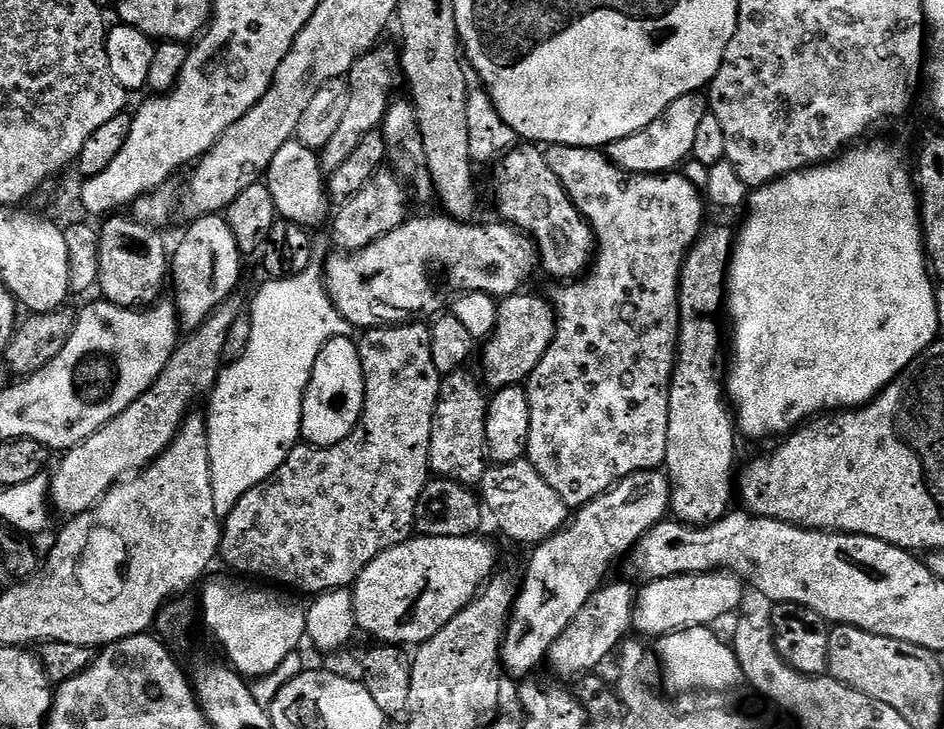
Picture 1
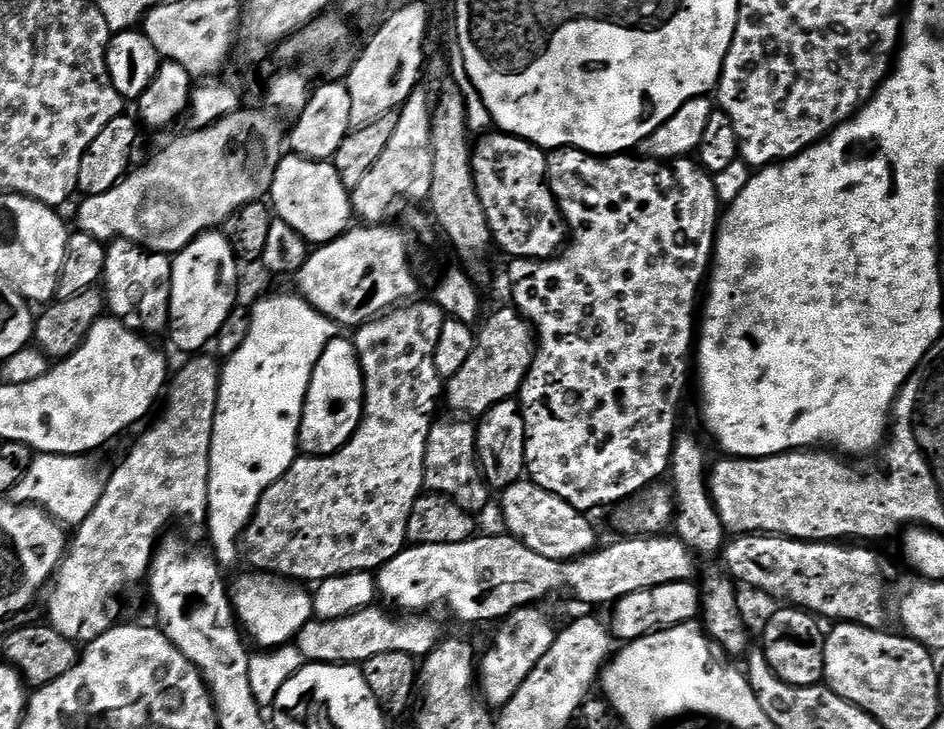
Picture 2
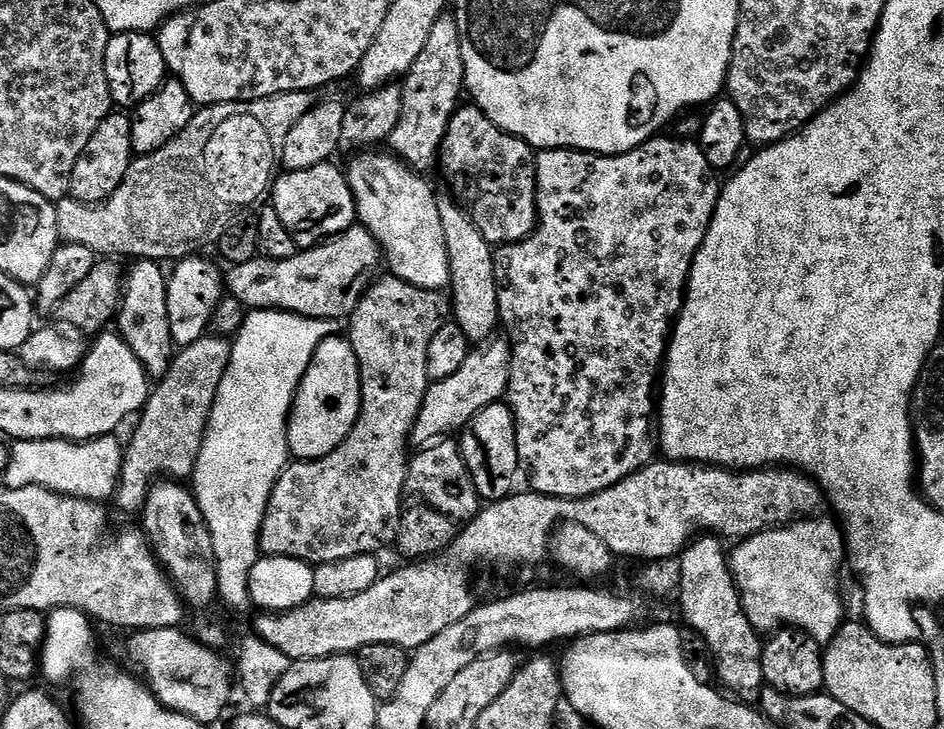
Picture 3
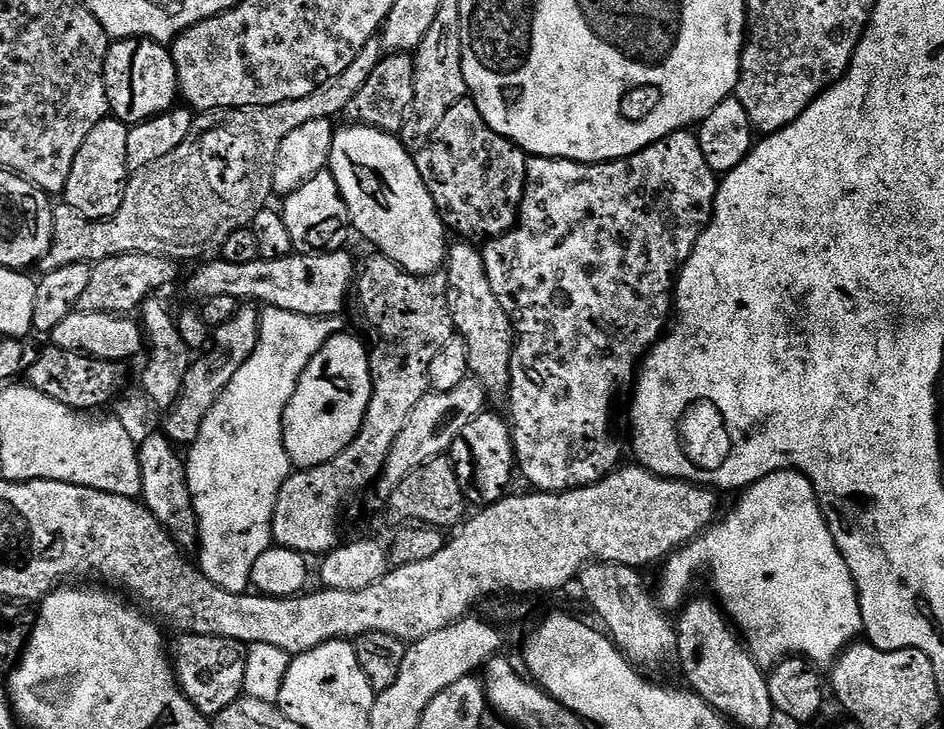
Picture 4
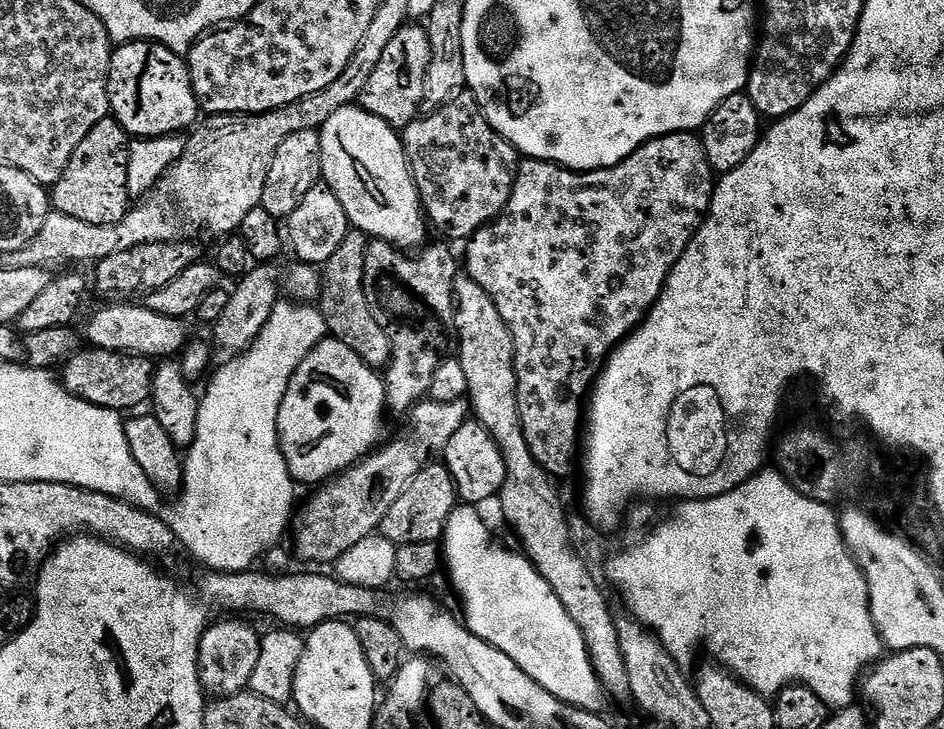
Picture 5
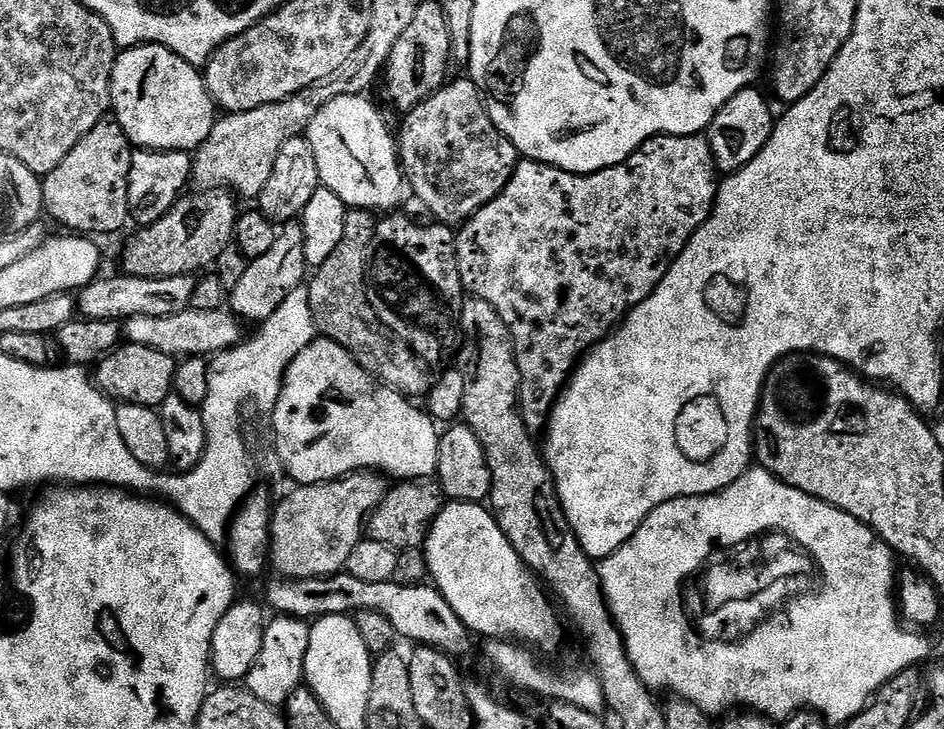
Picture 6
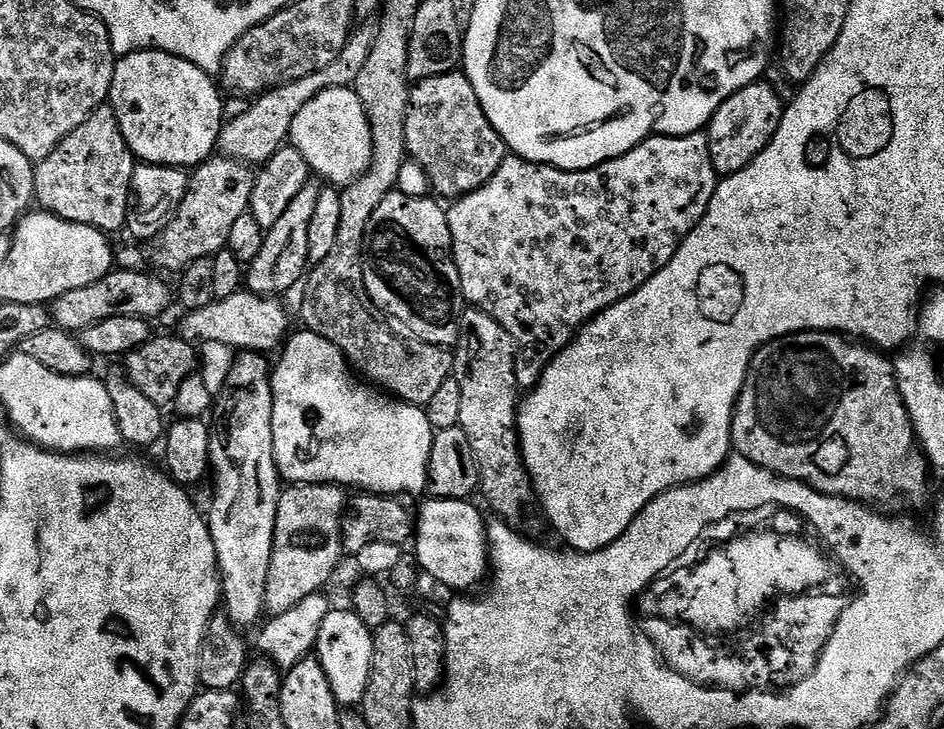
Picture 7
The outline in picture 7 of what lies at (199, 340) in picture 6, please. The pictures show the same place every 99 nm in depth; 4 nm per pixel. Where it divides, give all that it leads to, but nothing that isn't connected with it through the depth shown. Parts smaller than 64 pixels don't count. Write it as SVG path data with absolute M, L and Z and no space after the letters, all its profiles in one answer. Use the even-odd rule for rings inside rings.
M241 290L230 294L230 298L225 300L213 300L210 306L202 310L188 312L178 332L189 342L204 339L208 344L221 344L219 347L224 350L272 354L289 335L288 315L289 309L279 299L256 296L253 292Z

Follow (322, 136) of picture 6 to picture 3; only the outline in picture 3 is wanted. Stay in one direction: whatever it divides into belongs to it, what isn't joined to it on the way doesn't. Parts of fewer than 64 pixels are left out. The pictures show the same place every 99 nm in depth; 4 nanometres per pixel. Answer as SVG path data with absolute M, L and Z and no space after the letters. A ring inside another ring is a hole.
M379 152L361 153L347 167L348 184L355 196L359 223L381 247L391 275L422 289L445 291L450 285L449 255L438 211L437 193L419 173L399 157Z

